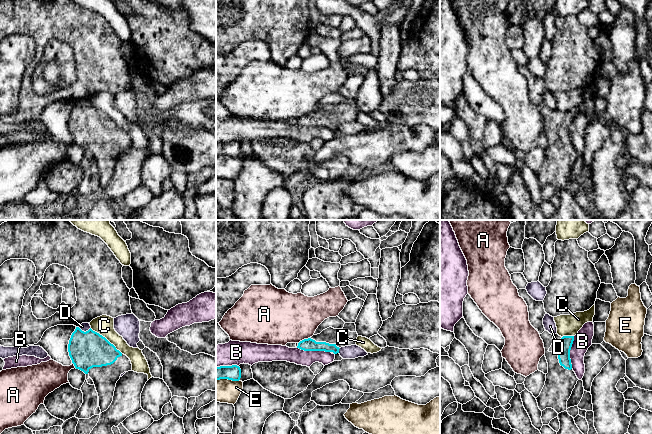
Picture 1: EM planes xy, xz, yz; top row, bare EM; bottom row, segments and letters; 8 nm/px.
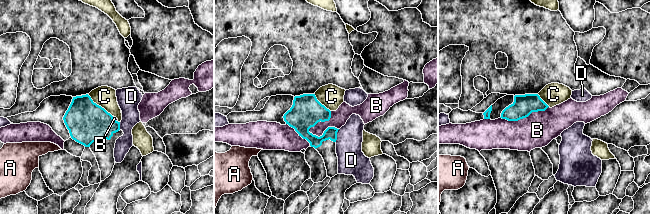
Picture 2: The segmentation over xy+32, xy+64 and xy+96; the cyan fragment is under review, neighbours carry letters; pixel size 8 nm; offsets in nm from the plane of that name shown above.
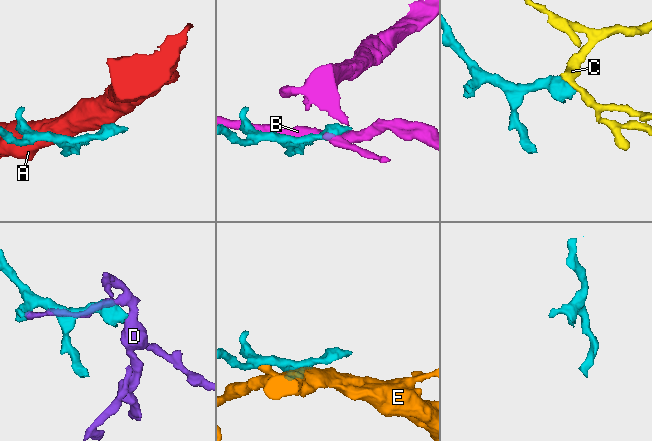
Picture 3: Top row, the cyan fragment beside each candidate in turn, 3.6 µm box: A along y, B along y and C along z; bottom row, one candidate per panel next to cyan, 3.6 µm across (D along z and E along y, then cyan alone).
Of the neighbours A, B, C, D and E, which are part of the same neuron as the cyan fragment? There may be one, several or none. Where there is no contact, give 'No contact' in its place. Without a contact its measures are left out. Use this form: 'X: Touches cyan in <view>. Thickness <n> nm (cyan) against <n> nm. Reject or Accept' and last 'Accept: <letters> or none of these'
A: Touches cyan in xz. Thickness 100 nm (cyan) against 420 nm. Reject
B: Touches cyan in xz. Thickness 100 nm (cyan) against 130 nm. Reject
C: Touches cyan in xy. Thickness 300 nm (cyan) against 160 nm. Reject
D: Touches cyan in xy. Thickness 300 nm (cyan) against 70 nm. Reject
E: Touches cyan in xz. Thickness 120 nm (cyan) against 190 nm. Reject
Accept: none of these

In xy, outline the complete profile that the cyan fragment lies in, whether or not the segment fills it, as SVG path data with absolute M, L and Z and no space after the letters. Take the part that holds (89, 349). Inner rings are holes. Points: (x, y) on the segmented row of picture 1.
M76 327L69 340L68 352L75 368L93 380L101 413L106 411L113 401L120 376L132 370L130 359L91 328L84 332Z

